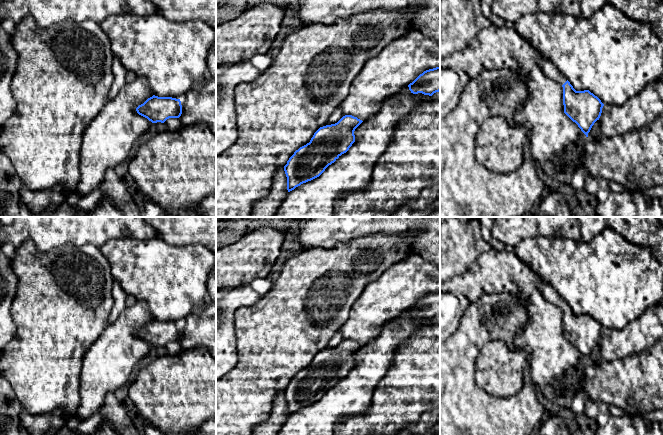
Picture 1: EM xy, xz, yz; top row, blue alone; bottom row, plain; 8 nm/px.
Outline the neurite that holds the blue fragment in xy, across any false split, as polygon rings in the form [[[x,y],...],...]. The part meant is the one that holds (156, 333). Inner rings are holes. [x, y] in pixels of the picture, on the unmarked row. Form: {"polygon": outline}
{"polygon": [[[153,319],[136,332],[139,339],[152,347],[164,347],[169,342],[179,342],[182,338],[180,323]]]}

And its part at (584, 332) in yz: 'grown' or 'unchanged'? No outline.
grown

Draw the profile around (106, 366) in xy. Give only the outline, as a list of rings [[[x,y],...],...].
[[[143,301],[125,308],[118,318],[91,345],[82,360],[80,372],[80,405],[75,417],[80,420],[90,418],[103,405],[110,393],[115,393],[128,385],[129,376],[136,364],[150,354],[151,345],[139,339],[136,332],[143,328],[153,317]]]

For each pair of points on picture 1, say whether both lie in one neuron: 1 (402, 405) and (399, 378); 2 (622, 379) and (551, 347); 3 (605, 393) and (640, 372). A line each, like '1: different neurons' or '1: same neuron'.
1: same neuron
2: different neurons
3: same neuron

